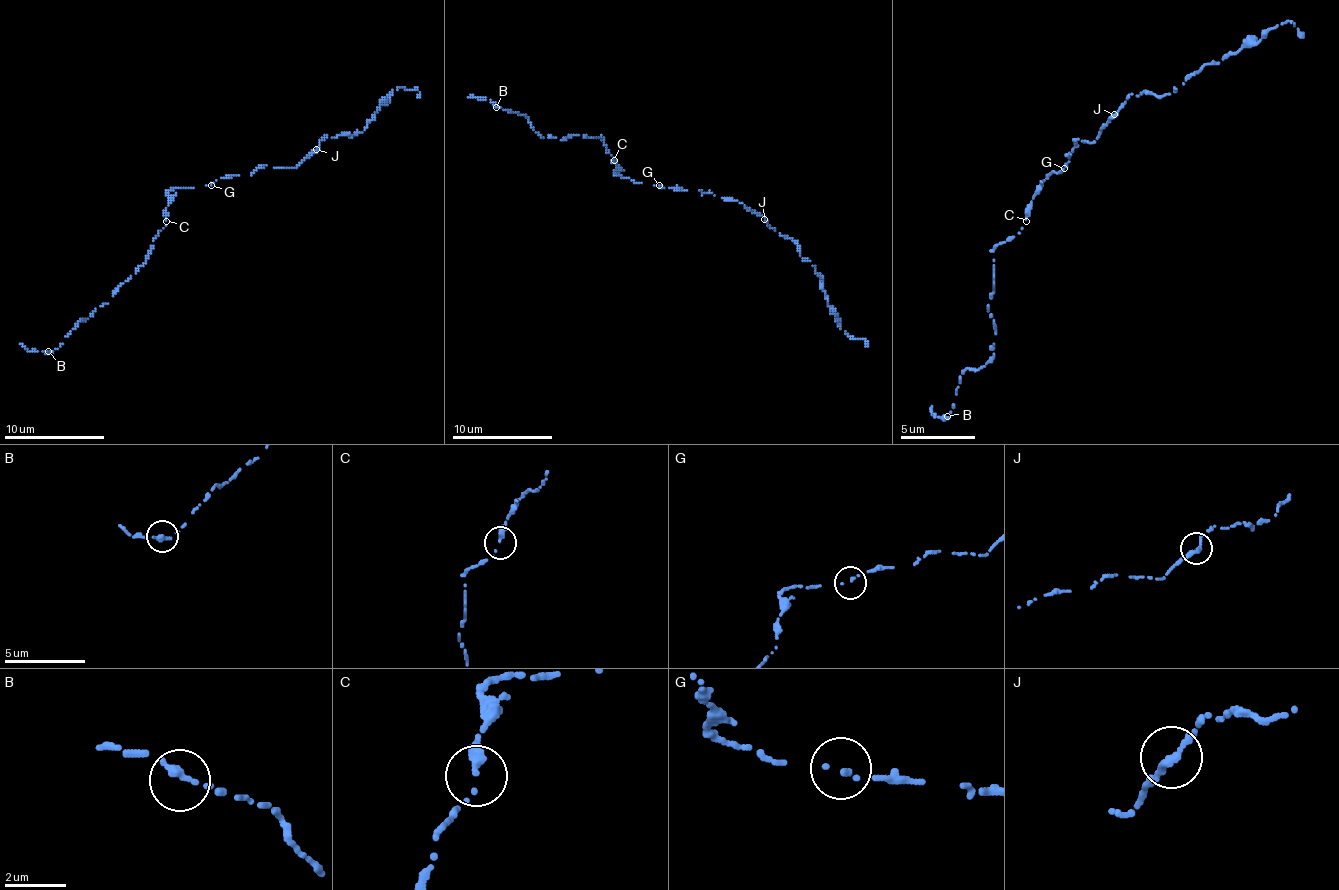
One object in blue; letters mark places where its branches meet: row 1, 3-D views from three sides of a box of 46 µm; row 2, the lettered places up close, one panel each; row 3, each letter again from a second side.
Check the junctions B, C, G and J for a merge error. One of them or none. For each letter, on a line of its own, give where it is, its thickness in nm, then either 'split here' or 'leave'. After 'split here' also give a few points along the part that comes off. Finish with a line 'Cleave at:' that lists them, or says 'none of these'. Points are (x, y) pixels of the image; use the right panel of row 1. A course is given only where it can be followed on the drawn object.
B: (947, 416) | 320 nm | leave
C: (1026, 221) | 260 nm | leave
G: (1064, 168) | 200 nm | leave
J: (1114, 114) | 360 nm | split here | (1113, 115), (1132, 93), (1162, 97), (1177, 89), (1207, 63), (1237, 55), (1278, 25), (1289, 21), (1304, 36)
Cleave at: J

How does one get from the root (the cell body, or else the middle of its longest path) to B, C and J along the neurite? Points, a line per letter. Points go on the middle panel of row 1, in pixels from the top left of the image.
B: (659, 185), (621, 178), (601, 137), (569, 135), (561, 140), (541, 137), (523, 115), (496, 107)
C: (659, 185), (621, 178), (616, 173), (614, 160)
J: (659, 185), (732, 198), (765, 218)

